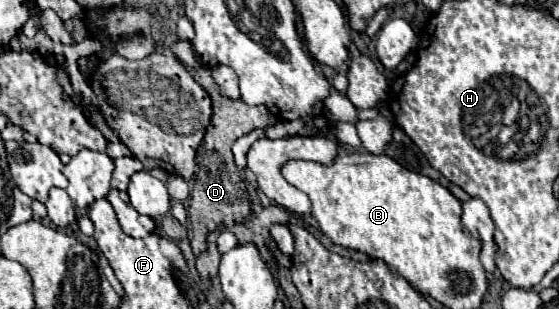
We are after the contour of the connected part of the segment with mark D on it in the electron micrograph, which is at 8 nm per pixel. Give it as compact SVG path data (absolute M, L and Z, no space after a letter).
M201 66L193 72L195 82L199 82L211 96L211 104L213 104L213 114L211 114L211 124L205 132L205 138L197 150L197 168L195 168L195 186L191 192L191 206L189 206L189 220L193 224L193 240L191 240L191 248L193 254L197 256L199 252L205 250L205 236L217 228L219 224L233 224L233 222L241 222L251 214L251 206L249 206L249 196L247 196L247 184L243 182L241 172L237 170L235 162L233 162L233 154L231 154L231 146L237 138L249 134L255 128L265 128L265 126L273 126L277 122L277 118L265 108L265 106L247 106L243 100L227 100L219 94L213 78L211 78L211 70Z

